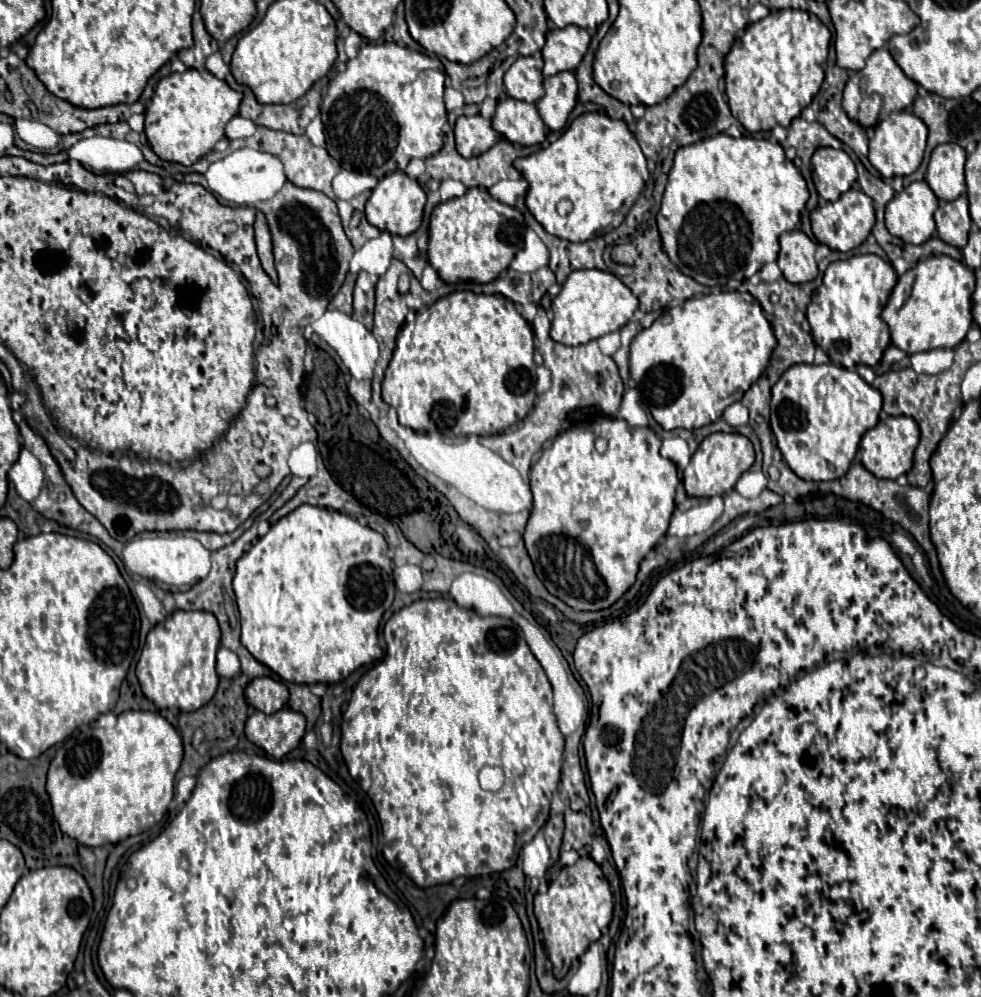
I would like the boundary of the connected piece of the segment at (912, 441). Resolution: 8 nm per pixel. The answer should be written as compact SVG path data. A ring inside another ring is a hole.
M889 416L861 438L859 444L861 462L869 472L873 472L873 476L895 480L901 474L907 474L907 470L913 466L913 452L917 448L917 442L919 442L919 426L913 418Z

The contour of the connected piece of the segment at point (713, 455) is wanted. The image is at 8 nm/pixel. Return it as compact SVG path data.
M715 432L699 444L689 466L685 468L685 472L683 472L685 490L689 496L727 494L729 490L733 490L737 478L753 466L753 462L755 462L755 450L753 450L753 444L749 442L749 438L745 438L743 434L737 434L737 432L731 432L731 434Z

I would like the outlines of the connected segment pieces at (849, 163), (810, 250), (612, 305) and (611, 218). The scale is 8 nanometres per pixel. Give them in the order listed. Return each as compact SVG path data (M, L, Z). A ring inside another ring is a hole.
M817 148L811 160L813 160L815 188L829 202L837 200L857 180L855 164L843 150Z
M791 230L779 236L781 252L777 264L783 276L793 282L809 282L817 276L817 262L815 262L815 242L803 234L801 230Z
M575 270L569 274L569 278L565 280L565 284L561 286L561 292L555 296L553 300L553 320L551 320L551 338L555 342L561 342L565 346L579 346L579 344L587 344L589 340L597 340L603 334L615 332L619 328L623 328L635 314L635 310L639 308L639 300L633 296L633 292L611 272L603 272L603 270Z
M601 112L577 116L555 142L525 158L517 158L513 166L529 182L525 194L529 212L549 234L569 242L587 242L617 228L649 178L647 160L627 124Z

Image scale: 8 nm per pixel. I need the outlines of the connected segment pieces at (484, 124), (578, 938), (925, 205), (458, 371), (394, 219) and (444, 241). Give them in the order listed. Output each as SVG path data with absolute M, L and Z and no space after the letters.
M481 114L477 116L459 116L455 124L455 144L457 152L465 158L479 156L497 144L499 134L491 128L491 122Z
M579 858L577 864L565 866L551 888L535 896L535 916L545 938L547 956L553 964L553 976L565 978L571 962L577 960L591 942L599 940L601 928L611 922L613 916L613 894L601 868L591 858Z
M911 182L887 204L885 224L893 236L909 244L923 244L935 232L935 210L937 196L929 188L929 184Z
M461 290L461 292L451 292L443 298L439 298L431 308L427 308L425 312L421 312L415 322L405 324L397 336L397 348L393 352L393 358L389 362L389 368L385 372L385 380L383 380L383 400L393 406L397 410L399 416L399 424L401 426L409 426L413 430L427 430L427 432L439 432L439 434L447 434L447 436L461 436L461 434L499 434L503 430L507 430L509 426L513 426L515 422L523 420L527 416L527 412L533 408L535 402L535 340L533 340L533 330L531 324L517 312L517 306L511 300L505 300L505 296L487 296L487 294L475 294L469 290Z
M393 172L389 176L385 176L383 180L379 180L379 184L373 188L367 206L365 206L365 214L367 220L377 226L379 230L389 230L391 234L399 234L399 236L409 236L413 234L419 226L421 226L421 218L423 218L423 206L425 206L425 192L423 188L417 184L417 180L409 178L403 172Z
M469 188L463 196L435 206L429 224L429 264L447 284L461 280L485 284L509 268L523 236L525 220L519 210L493 200L485 188Z

